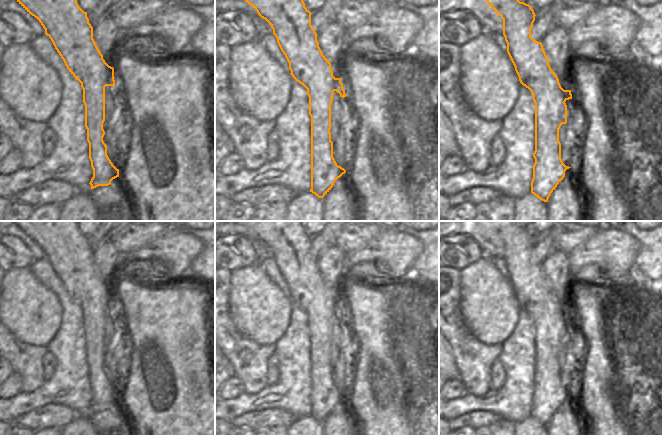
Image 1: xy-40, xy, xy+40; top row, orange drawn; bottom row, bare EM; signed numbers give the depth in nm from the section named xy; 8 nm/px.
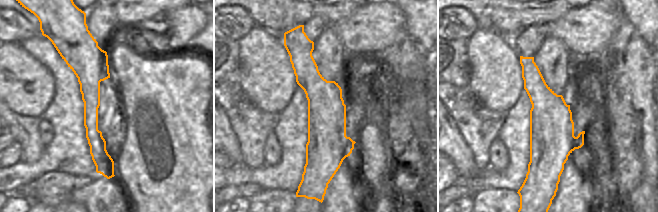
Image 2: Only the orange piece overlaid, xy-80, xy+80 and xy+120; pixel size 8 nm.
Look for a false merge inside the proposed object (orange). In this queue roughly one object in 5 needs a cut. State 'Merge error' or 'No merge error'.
No merge error.

